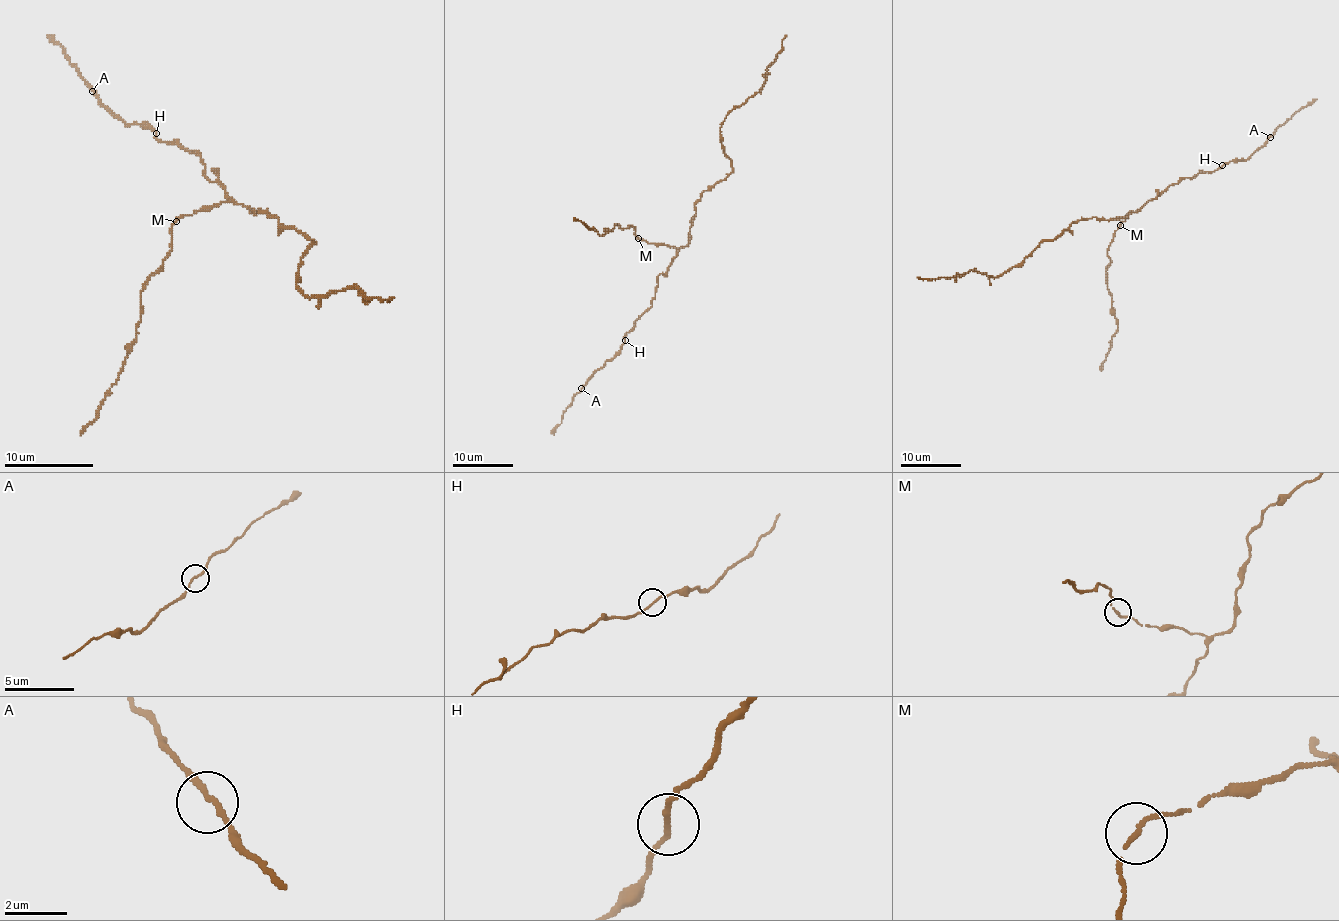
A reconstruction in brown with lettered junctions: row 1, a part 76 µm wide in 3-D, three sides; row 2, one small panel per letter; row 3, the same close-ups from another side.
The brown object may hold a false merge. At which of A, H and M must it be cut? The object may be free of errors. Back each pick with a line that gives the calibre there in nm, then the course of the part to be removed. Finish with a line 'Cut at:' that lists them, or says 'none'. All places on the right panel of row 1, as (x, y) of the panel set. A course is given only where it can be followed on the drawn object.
Cut at: none

